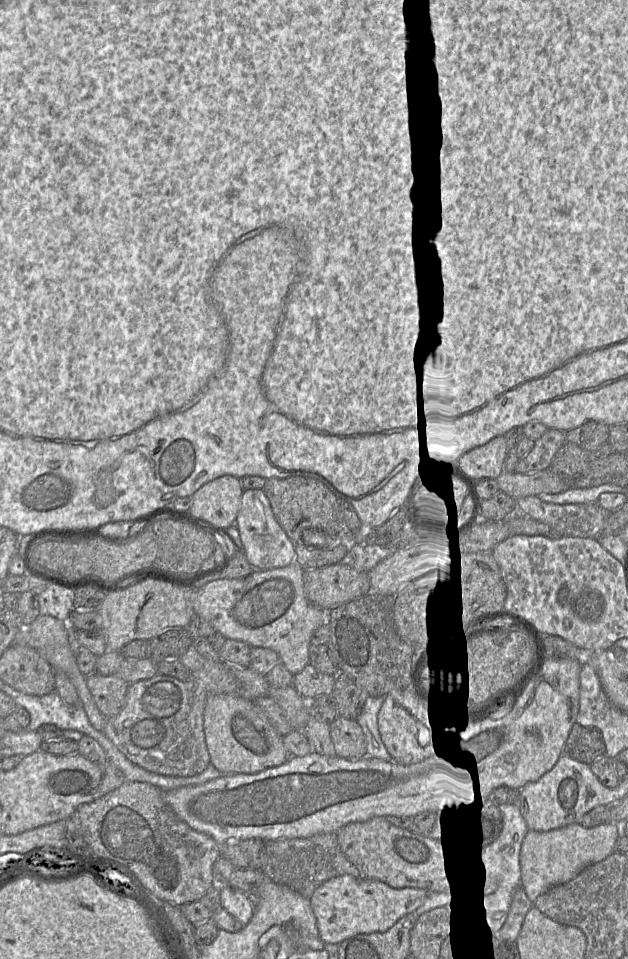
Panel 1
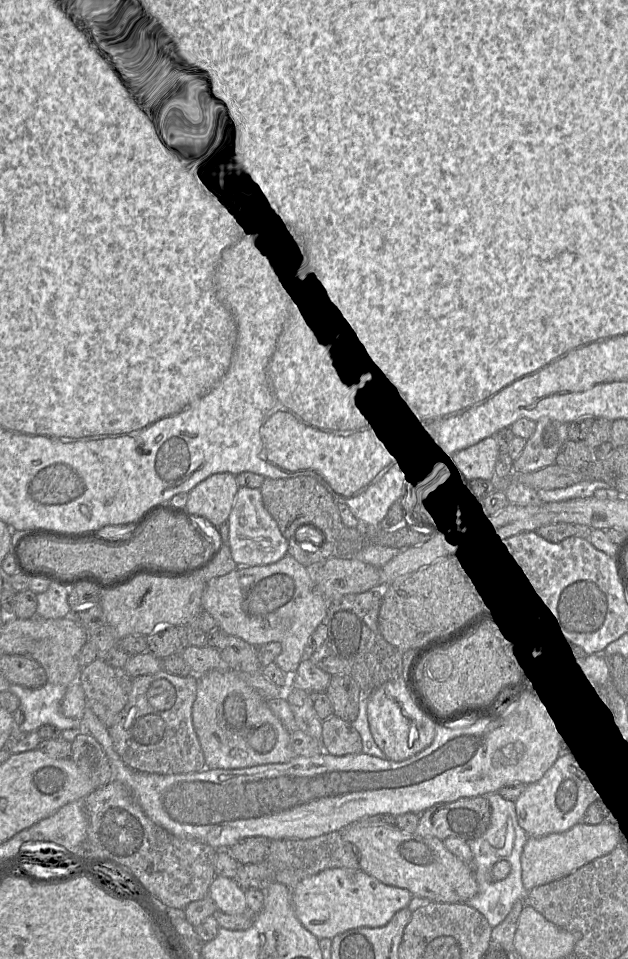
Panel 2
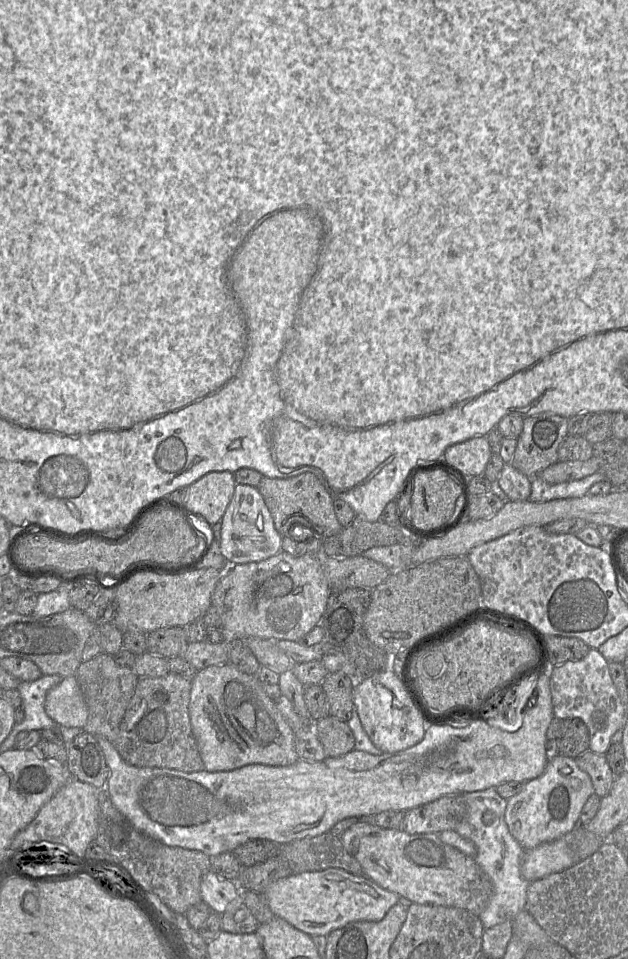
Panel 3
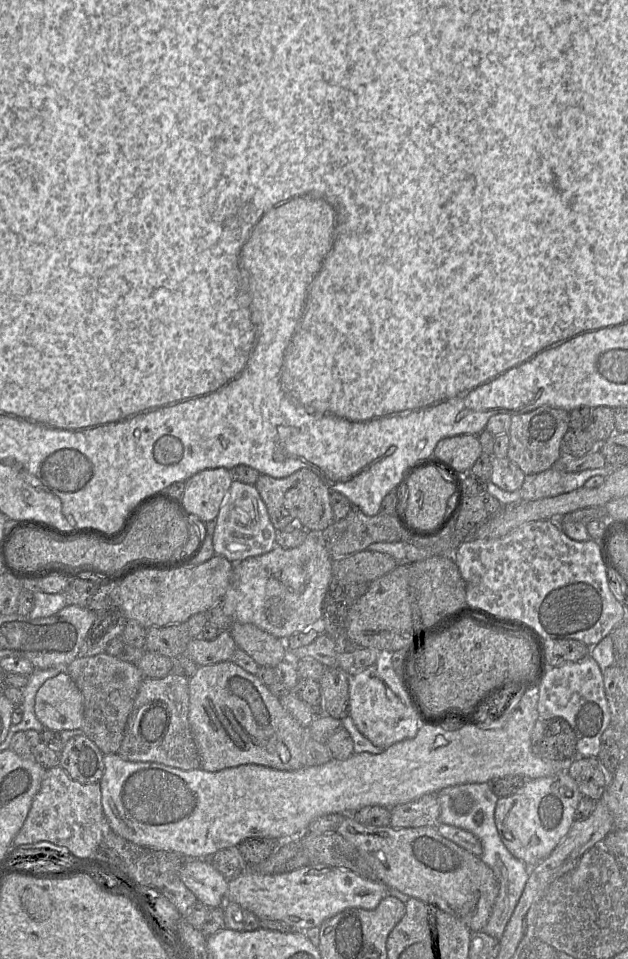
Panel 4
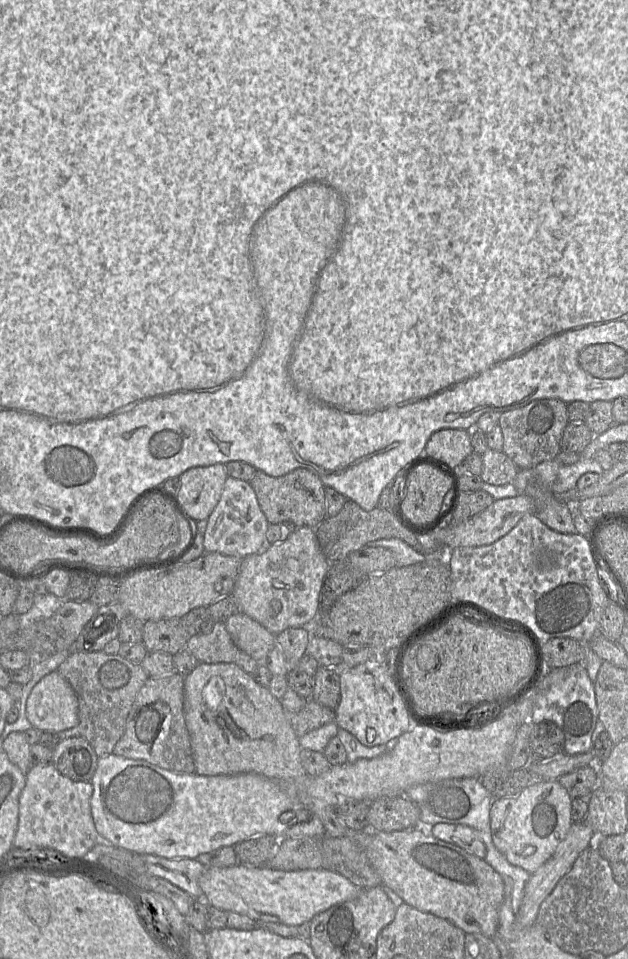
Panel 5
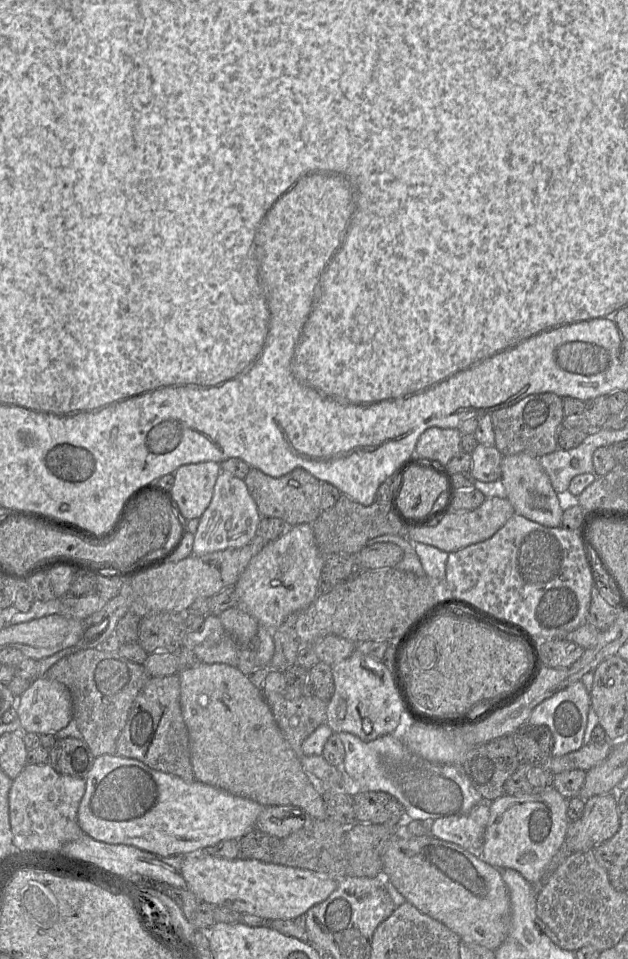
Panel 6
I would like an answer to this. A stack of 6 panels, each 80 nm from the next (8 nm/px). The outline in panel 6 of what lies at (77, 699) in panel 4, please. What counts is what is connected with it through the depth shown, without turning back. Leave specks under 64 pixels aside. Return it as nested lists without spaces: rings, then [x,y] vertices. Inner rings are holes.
[[[35,678],[17,699],[16,711],[23,733],[55,735],[73,719],[72,696],[56,680]]]

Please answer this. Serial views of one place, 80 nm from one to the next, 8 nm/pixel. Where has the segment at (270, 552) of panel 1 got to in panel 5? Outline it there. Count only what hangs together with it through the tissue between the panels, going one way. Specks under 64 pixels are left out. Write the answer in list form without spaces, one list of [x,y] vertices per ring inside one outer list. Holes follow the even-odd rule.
[[[228,476],[225,481],[225,484],[224,484],[224,488],[223,488],[221,497],[220,497],[217,505],[215,506],[215,508],[213,509],[213,511],[211,512],[210,516],[207,519],[207,526],[206,526],[206,530],[204,533],[204,538],[203,538],[203,546],[204,546],[205,552],[219,552],[222,554],[236,556],[239,558],[244,558],[246,556],[250,556],[250,555],[259,553],[267,545],[272,545],[272,544],[267,544],[267,541],[266,541],[266,532],[267,532],[269,524],[270,523],[268,522],[268,520],[266,519],[264,513],[262,512],[262,510],[260,508],[255,491],[253,490],[252,486],[250,485],[250,482]]]

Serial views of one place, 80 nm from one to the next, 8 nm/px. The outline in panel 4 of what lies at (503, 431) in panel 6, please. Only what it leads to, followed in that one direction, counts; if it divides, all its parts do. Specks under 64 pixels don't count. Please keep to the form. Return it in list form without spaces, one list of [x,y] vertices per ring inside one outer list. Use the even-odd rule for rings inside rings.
[[[541,406],[530,412],[511,415],[507,457],[525,475],[550,469],[561,456],[561,442],[569,429],[569,412],[561,408]]]

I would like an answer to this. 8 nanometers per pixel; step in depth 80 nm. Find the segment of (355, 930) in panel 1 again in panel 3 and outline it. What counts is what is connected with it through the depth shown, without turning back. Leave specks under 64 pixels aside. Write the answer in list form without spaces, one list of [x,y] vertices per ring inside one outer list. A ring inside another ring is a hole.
[[[340,868],[291,874],[272,883],[263,892],[263,896],[274,916],[310,936],[327,936],[330,932],[353,922],[378,922],[399,902],[396,893],[380,887],[365,875],[355,875]]]

